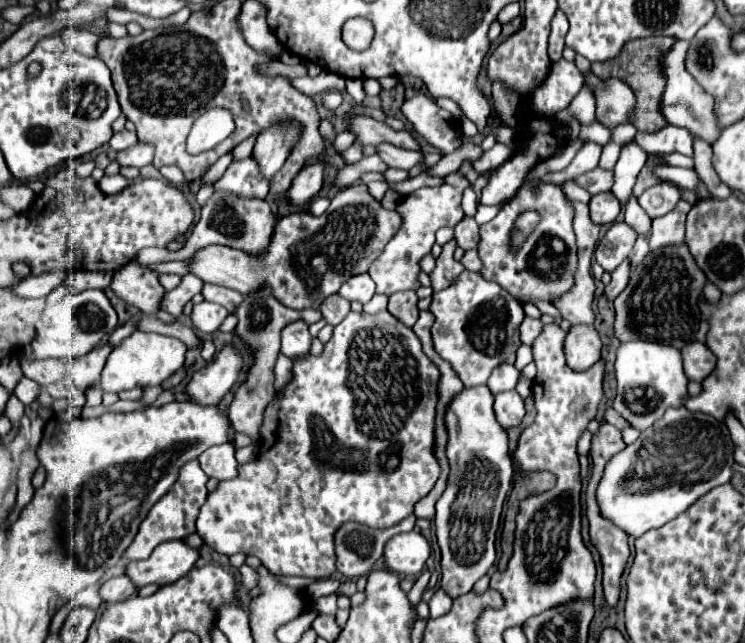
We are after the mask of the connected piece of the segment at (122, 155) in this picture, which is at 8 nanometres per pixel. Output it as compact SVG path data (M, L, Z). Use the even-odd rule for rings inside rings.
M137 141L133 147L123 149L117 153L117 161L121 165L133 165L133 167L145 167L153 161L153 153L155 153L155 145L153 143L145 143L145 141Z

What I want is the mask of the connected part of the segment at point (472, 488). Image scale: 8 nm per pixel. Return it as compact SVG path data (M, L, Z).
M485 385L475 389L463 389L457 393L445 411L445 427L447 427L447 459L449 459L449 479L447 489L437 501L437 541L441 547L441 589L457 599L471 591L473 583L481 579L495 561L495 531L499 527L501 509L507 491L511 489L513 463L509 455L509 437L507 431L497 423L493 413L493 395Z

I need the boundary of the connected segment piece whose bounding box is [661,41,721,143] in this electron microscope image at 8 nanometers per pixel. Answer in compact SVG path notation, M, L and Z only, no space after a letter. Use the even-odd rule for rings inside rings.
M677 41L675 47L661 59L663 63L663 73L667 75L667 89L663 93L663 115L667 117L667 121L671 125L679 125L679 127L687 127L695 137L713 143L719 133L719 121L717 121L717 113L715 113L715 99L691 77L691 73L685 67L685 59L687 59L687 51L689 51L689 41Z

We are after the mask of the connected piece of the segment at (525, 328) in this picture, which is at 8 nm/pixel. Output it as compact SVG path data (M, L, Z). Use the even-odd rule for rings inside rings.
M525 317L525 321L521 323L521 341L523 341L525 345L533 345L533 341L539 337L541 331L543 331L541 319Z

